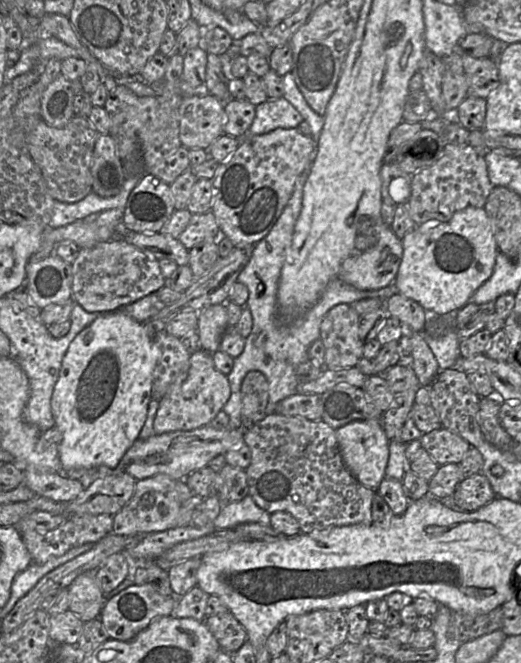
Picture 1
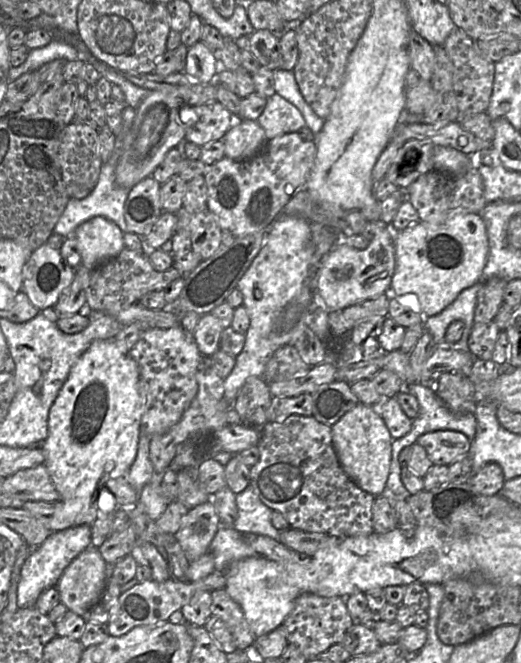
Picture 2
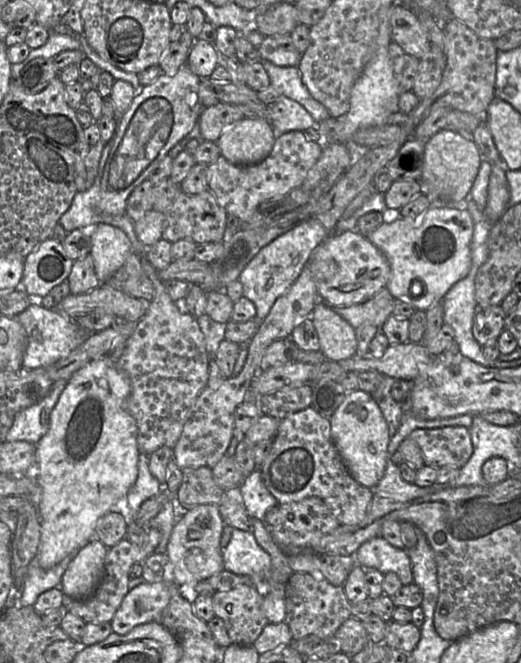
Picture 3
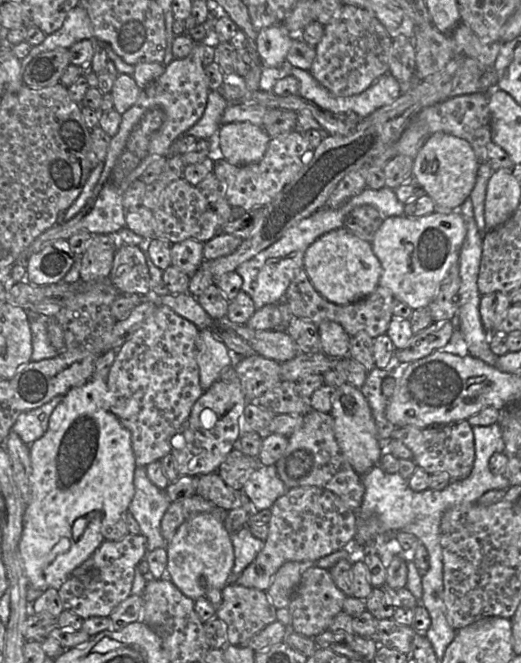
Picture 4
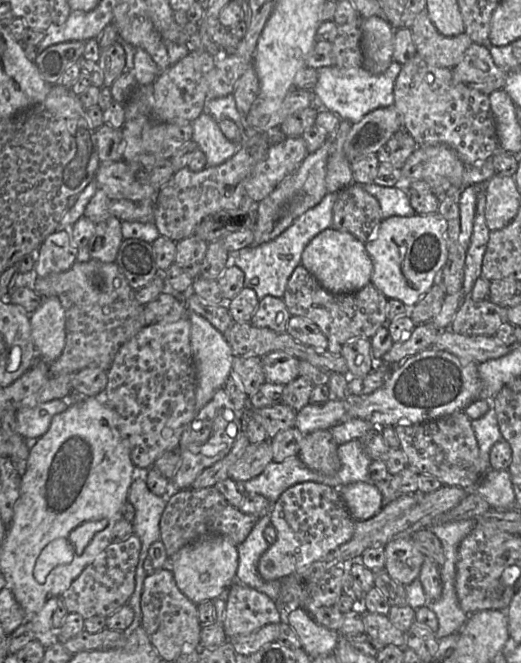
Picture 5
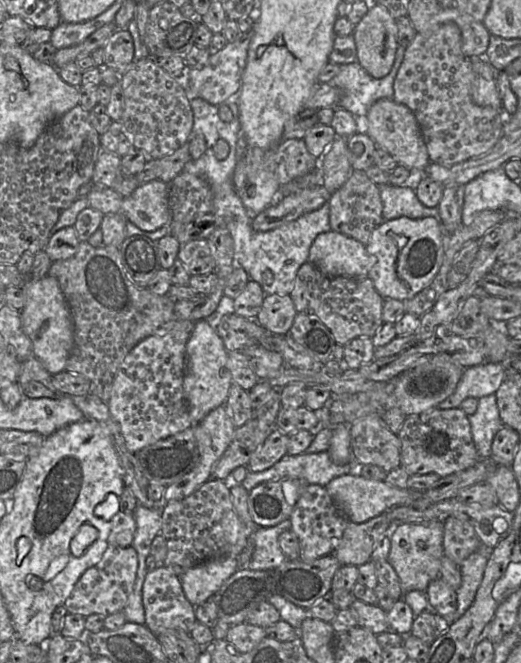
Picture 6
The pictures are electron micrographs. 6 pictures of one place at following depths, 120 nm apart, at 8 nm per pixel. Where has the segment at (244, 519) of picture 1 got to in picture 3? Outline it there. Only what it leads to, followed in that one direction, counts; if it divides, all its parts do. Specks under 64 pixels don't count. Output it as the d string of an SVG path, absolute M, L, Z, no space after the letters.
M259 469L253 470L238 489L243 497L248 515L260 520L270 532L272 526L266 523L265 514L268 509L277 505L277 500L264 485Z

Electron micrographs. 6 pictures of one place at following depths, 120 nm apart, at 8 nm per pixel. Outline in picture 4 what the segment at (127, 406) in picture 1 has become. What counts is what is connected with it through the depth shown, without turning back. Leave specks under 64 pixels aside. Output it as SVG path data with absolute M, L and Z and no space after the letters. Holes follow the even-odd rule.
M90 379L70 389L50 415L44 435L29 446L31 462L31 499L23 513L23 529L19 541L24 574L28 586L45 592L59 590L74 569L90 558L105 541L106 530L128 513L134 497L135 456L130 431L111 412L112 392L106 380ZM96 512L89 520L83 535L74 540L72 525L81 517Z

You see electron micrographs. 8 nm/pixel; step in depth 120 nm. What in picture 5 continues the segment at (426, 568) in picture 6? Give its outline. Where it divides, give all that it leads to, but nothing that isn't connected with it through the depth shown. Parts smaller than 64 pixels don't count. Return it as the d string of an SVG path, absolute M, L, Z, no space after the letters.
M410 537L390 541L385 546L385 569L404 586L419 578L425 558Z

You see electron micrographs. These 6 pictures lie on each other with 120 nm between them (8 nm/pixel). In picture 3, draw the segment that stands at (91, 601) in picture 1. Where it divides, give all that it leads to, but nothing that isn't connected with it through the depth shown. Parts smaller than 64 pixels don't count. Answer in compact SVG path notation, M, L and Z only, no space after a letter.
M92 538L72 558L65 570L60 589L71 599L85 599L93 594L104 575L108 548Z

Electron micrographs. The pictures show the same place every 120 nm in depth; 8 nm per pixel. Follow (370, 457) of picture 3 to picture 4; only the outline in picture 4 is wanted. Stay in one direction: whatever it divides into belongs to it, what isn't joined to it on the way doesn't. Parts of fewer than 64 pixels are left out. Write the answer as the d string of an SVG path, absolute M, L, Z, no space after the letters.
M347 383L337 386L330 414L334 420L335 439L343 455L358 475L365 475L379 463L382 448L371 409L360 388Z

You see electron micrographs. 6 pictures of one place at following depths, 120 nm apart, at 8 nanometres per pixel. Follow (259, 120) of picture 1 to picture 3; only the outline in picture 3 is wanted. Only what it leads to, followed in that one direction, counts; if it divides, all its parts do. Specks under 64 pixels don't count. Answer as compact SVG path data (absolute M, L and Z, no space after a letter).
M280 95L270 106L270 124L278 134L289 131L304 132L317 125L311 114L302 105L283 95Z

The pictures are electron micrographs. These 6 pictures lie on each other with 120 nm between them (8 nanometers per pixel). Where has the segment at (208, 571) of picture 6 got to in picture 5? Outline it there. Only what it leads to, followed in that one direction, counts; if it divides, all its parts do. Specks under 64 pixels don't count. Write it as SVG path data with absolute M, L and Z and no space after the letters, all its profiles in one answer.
M206 535L185 545L173 556L168 557L165 567L172 571L179 590L194 604L214 601L218 597L223 597L236 581L237 546L224 536Z

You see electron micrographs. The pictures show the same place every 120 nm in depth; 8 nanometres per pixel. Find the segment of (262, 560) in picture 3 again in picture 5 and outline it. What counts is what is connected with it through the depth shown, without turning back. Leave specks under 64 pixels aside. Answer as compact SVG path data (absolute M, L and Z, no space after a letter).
M270 514L260 517L247 538L237 546L238 568L235 578L237 582L266 594L279 605L281 579L264 580L257 569L260 557L270 546L264 538L264 530L270 524Z

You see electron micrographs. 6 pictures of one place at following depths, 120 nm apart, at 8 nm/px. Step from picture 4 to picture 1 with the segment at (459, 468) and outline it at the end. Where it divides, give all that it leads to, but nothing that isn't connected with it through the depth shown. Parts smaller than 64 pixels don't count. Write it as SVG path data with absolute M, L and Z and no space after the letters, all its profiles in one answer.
M444 427L422 434L420 443L439 466L459 464L471 448L465 439Z

